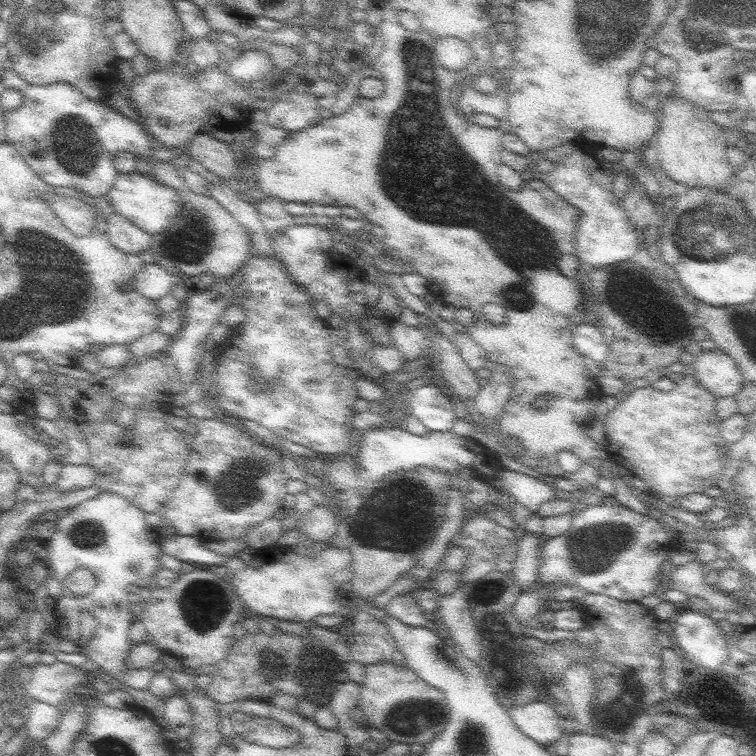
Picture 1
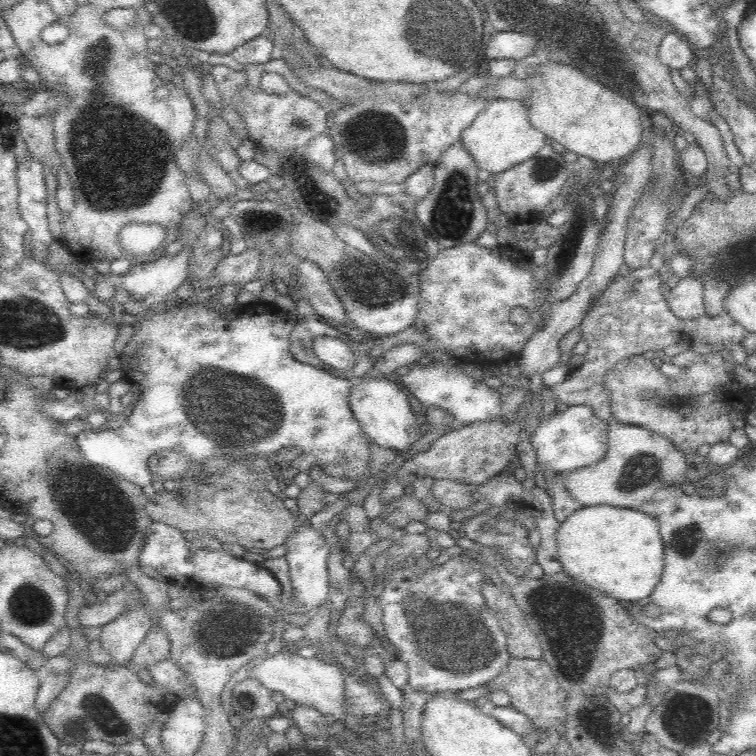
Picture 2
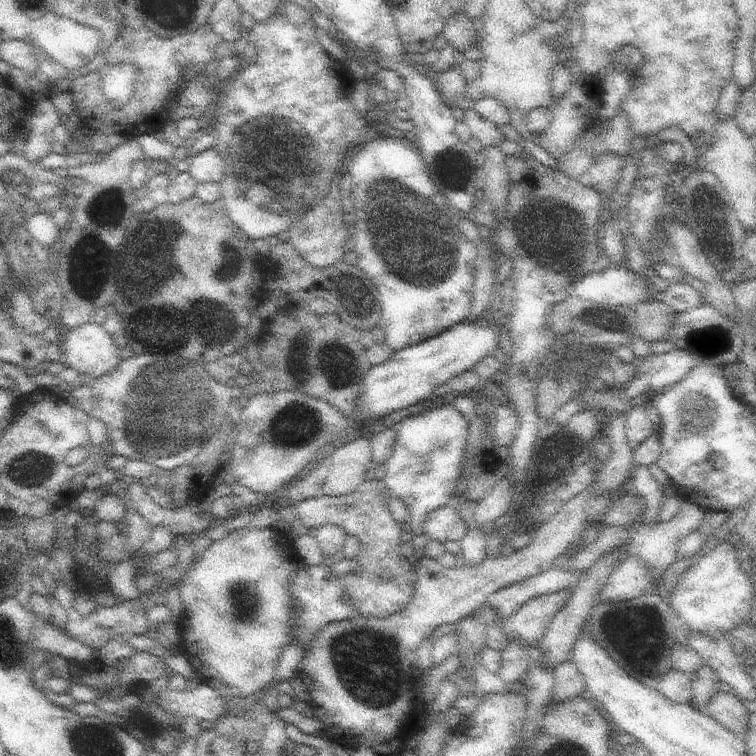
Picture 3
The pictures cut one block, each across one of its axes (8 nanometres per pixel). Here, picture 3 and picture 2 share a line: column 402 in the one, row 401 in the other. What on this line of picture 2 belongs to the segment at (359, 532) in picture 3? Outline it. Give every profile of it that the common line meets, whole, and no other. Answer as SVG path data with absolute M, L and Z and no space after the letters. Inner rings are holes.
M652 266L640 270L624 270L620 272L608 288L594 300L588 314L580 324L582 342L586 342L588 352L586 360L580 368L574 368L562 382L554 384L550 390L554 392L556 404L568 406L590 406L594 414L608 424L612 420L612 408L608 406L610 400L606 398L606 370L622 362L624 358L642 356L646 352L664 352L668 346L720 346L730 348L732 344L740 344L748 332L744 326L732 320L728 312L720 312L716 316L702 314L696 320L682 320L676 318L668 306L666 296L662 294L662 280L660 270Z

